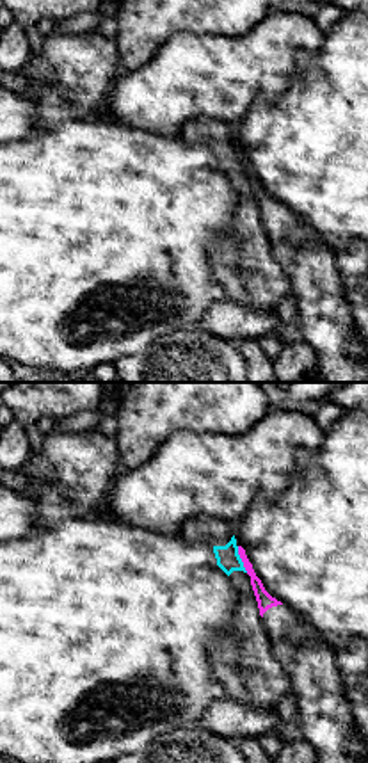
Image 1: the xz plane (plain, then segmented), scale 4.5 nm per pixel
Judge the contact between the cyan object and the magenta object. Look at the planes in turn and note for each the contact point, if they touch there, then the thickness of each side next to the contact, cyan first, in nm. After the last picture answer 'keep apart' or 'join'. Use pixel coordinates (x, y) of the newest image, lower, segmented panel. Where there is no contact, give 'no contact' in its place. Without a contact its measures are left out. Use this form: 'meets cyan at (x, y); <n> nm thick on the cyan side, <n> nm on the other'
meets cyan at (240, 559); 110 nm thick on the cyan side, 70 nm on the other

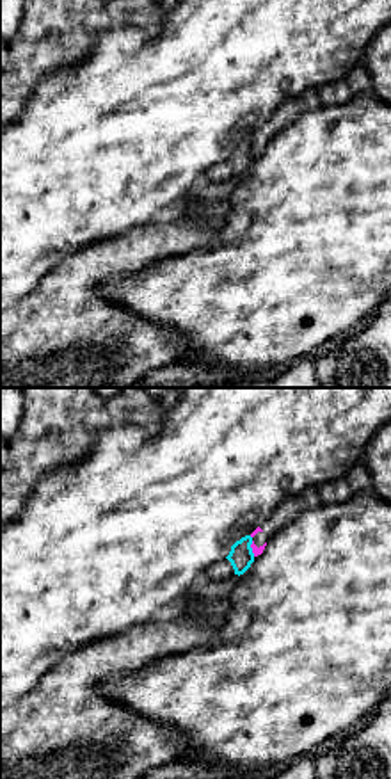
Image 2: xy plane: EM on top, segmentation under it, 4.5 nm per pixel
meets cyan at (251, 548); 110 nm thick on the cyan side, 40 nm on the other

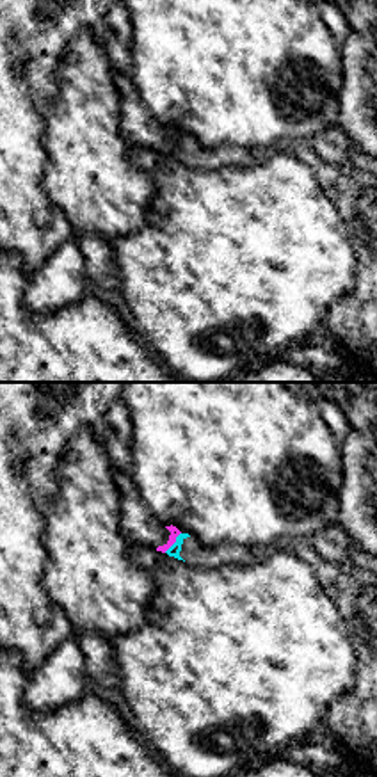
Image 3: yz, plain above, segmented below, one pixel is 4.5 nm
meets cyan at (175, 543); 50 nm thick on the cyan side, 50 nm on the other

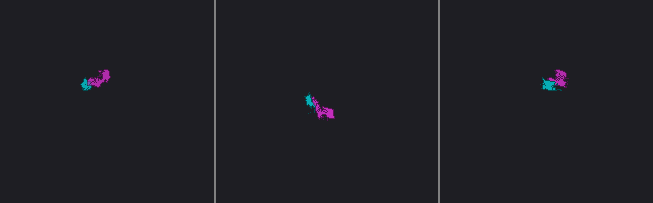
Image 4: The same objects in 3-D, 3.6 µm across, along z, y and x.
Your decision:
keep apart

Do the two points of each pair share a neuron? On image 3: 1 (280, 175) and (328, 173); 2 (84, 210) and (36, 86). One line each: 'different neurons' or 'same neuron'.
1: different neurons
2: different neurons

